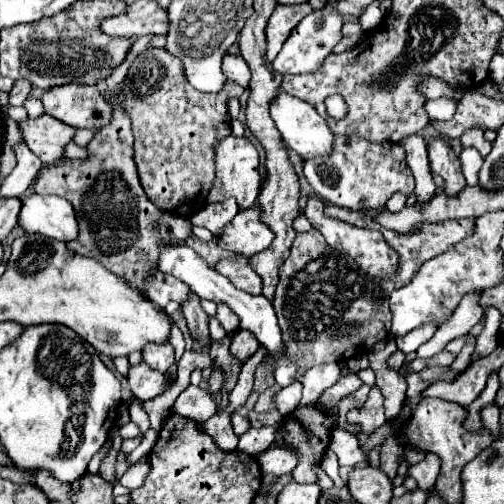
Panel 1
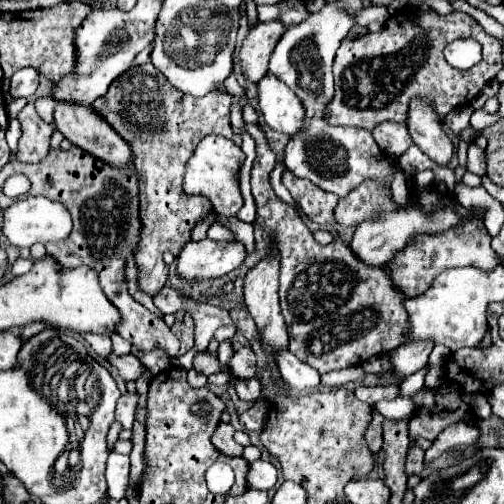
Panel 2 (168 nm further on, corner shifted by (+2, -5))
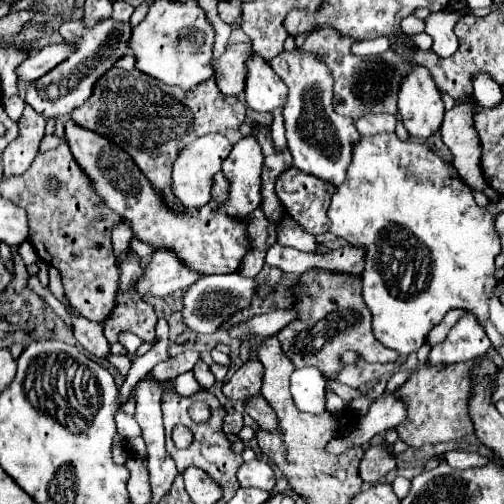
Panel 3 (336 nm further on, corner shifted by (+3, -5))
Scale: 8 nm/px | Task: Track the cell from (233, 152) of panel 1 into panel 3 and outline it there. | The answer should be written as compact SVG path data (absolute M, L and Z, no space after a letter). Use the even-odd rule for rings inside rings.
M204 135L178 155L172 171L172 191L186 209L200 209L200 205L212 201L212 177L220 171L220 165L230 151L232 143L224 135Z

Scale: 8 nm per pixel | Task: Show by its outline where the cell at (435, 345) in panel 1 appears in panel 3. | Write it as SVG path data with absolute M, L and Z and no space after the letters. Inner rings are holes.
M396 391L382 393L378 399L374 399L368 413L350 431L350 437L332 441L330 451L342 453L352 443L366 447L374 435L380 435L392 427L398 427L406 419L406 409L408 409L408 403L404 399L396 399Z

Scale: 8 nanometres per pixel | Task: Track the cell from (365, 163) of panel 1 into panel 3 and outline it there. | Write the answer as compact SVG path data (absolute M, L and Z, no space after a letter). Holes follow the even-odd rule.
M302 49L284 51L280 57L268 61L280 79L288 85L288 105L284 107L284 125L292 165L304 173L312 173L332 185L342 185L348 165L352 161L352 149L360 143L362 135L348 117L340 117L332 107L332 71L318 53Z

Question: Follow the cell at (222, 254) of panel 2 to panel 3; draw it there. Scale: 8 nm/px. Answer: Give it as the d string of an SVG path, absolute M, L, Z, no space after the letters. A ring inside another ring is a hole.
M162 249L158 253L154 253L152 263L148 265L148 269L142 273L140 281L138 281L138 291L140 295L146 299L148 295L152 297L164 297L176 291L184 291L188 289L188 285L194 285L202 275L200 273L192 273L190 269L184 269L184 265L180 265L180 261L176 261L174 253L168 253L168 249Z

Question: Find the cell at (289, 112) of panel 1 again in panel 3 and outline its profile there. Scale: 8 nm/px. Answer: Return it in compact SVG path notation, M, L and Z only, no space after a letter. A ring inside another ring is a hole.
M252 55L248 59L248 77L244 93L248 107L256 113L274 113L276 109L284 109L288 99L288 89L284 81L260 55Z

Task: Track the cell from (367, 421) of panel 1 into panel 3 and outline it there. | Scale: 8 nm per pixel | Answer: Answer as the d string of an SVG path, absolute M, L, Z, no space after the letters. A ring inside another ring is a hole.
M370 445L360 463L360 477L366 483L376 483L394 467L396 463L388 445Z

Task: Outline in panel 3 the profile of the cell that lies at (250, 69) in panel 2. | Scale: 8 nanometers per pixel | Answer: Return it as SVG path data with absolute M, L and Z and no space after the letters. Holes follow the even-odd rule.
M234 43L226 47L226 53L214 61L214 79L222 93L238 95L244 91L244 61L252 53L252 45Z

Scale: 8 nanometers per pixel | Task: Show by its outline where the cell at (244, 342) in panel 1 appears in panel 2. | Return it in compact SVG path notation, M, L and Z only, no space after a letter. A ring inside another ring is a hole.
M243 347L233 353L229 367L235 379L253 379L257 373L257 357L251 347Z

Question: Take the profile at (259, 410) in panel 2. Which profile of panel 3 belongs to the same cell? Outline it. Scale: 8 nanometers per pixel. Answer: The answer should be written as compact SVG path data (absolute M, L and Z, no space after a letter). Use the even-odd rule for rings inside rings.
M226 413L226 417L224 417L224 431L226 433L238 433L240 429L242 429L242 425L244 425L244 421L242 421L242 413Z

